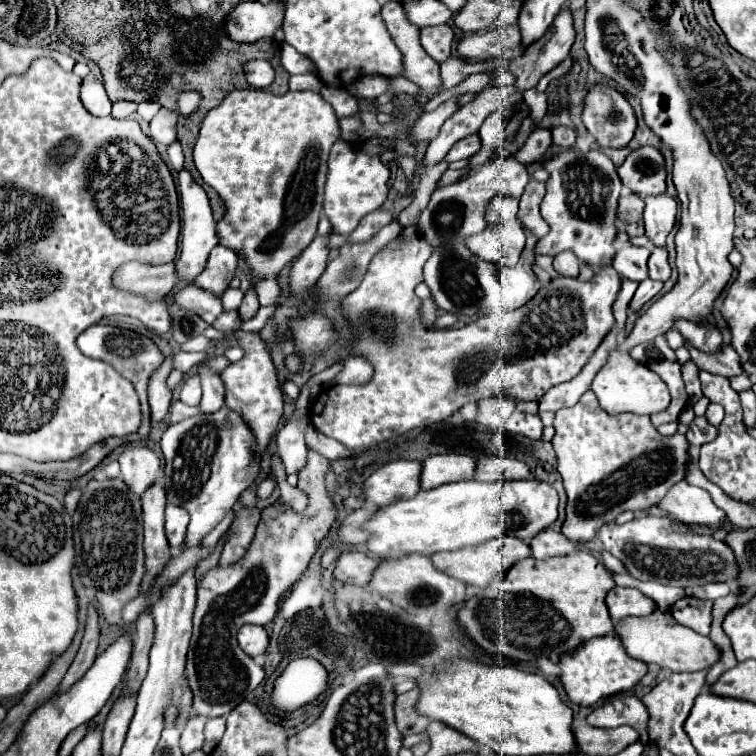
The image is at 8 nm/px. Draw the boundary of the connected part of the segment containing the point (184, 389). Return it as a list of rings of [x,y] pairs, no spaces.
[[[191,375],[185,379],[185,383],[181,385],[181,393],[179,399],[187,405],[199,405],[201,401],[201,381],[199,375]]]

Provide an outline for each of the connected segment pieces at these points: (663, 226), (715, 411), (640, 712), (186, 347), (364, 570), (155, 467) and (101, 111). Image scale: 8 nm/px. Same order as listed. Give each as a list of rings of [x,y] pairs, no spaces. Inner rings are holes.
[[[649,195],[645,197],[645,231],[647,237],[653,239],[657,247],[665,245],[665,239],[669,231],[675,225],[675,215],[677,215],[677,201],[669,195]]]
[[[711,403],[707,413],[705,413],[705,417],[707,417],[709,423],[713,423],[717,427],[721,423],[721,419],[723,419],[723,407],[719,403]]]
[[[625,695],[625,697],[611,697],[603,705],[595,707],[587,715],[587,723],[595,727],[619,727],[629,725],[639,731],[643,737],[643,743],[649,739],[647,727],[649,727],[649,711],[645,703],[637,695]]]
[[[197,335],[195,339],[189,339],[187,343],[181,345],[181,351],[205,351],[209,347],[209,339],[205,335]]]
[[[349,551],[343,553],[337,559],[337,567],[333,571],[337,581],[351,583],[351,585],[367,585],[367,579],[371,577],[371,571],[377,567],[377,561],[361,551]]]
[[[127,445],[123,449],[123,453],[119,455],[119,465],[121,479],[137,495],[143,495],[155,483],[161,467],[157,455],[149,447],[135,445]]]
[[[83,81],[81,101],[91,115],[97,115],[97,117],[111,115],[111,101],[105,93],[105,87],[99,81]]]

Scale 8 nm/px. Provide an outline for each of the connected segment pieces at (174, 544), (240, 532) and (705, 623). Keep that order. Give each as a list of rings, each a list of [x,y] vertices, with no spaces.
[[[167,505],[167,509],[165,509],[165,533],[167,533],[171,549],[179,549],[183,545],[187,523],[189,523],[189,515],[187,515],[187,511],[183,511],[183,507]]]
[[[243,507],[235,513],[233,521],[231,521],[231,537],[227,539],[223,553],[221,553],[221,565],[233,563],[235,559],[241,559],[243,553],[247,551],[253,535],[255,535],[255,527],[259,523],[259,509],[257,507]]]
[[[681,597],[671,605],[671,615],[699,635],[709,635],[711,621],[713,621],[713,601],[709,599],[697,599],[697,597]]]

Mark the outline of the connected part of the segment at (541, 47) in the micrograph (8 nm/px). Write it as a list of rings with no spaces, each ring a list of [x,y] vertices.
[[[565,3],[561,15],[557,15],[555,23],[547,31],[547,35],[543,35],[543,39],[523,51],[521,57],[507,61],[507,69],[515,75],[515,87],[519,93],[533,89],[545,73],[549,73],[569,57],[569,47],[573,45],[575,31],[567,7],[569,5]]]

